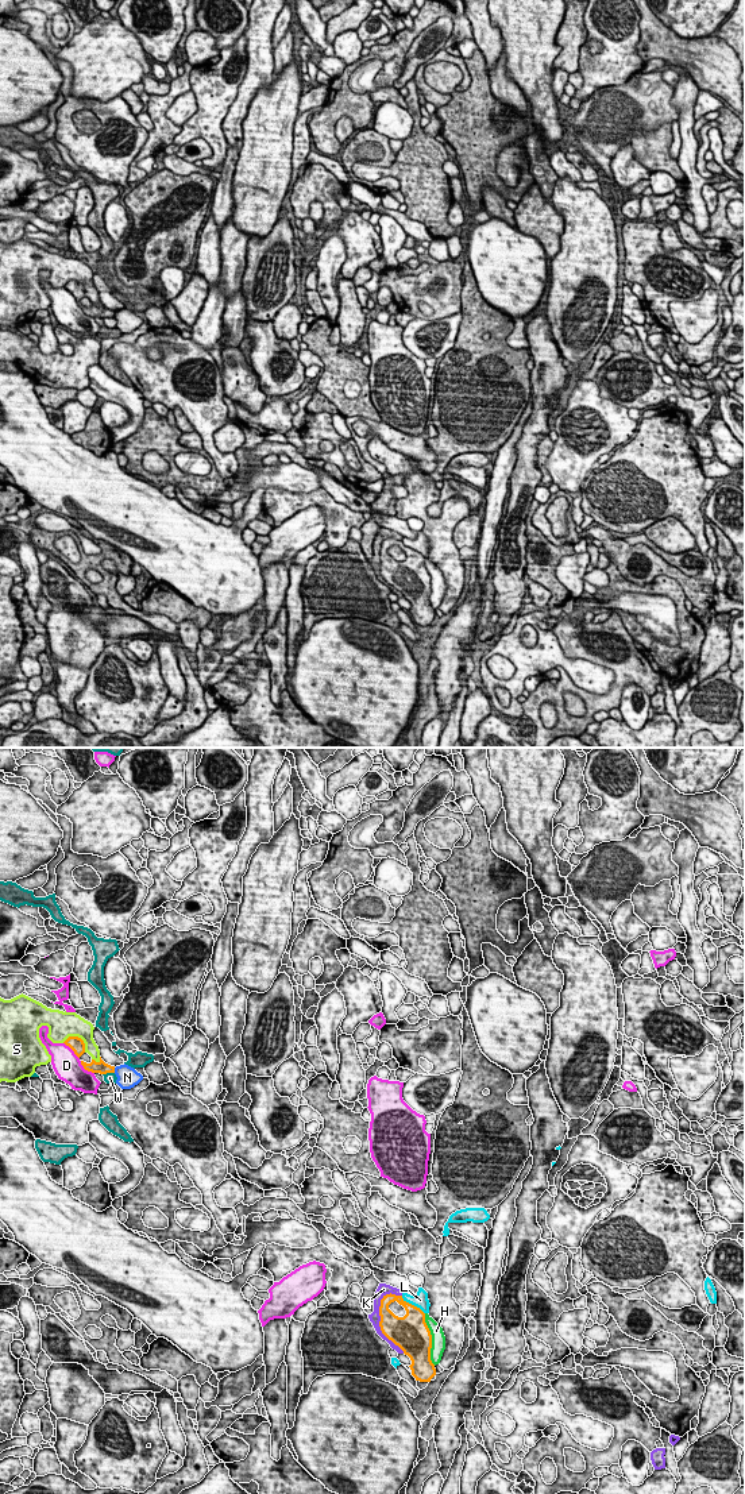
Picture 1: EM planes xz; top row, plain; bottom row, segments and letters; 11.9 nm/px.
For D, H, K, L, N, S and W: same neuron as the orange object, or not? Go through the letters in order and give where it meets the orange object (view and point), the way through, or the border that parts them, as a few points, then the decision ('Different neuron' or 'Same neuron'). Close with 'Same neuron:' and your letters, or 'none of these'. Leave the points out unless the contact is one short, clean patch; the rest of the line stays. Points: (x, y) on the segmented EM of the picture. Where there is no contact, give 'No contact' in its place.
D: Touches orange at xz (85, 1069). Different neuron
H: Touches orange at xz (431, 1339). Different neuron
K: Touches orange at xz (379, 1323). Different neuron
L: Touches orange at xz (413, 1305). Different neuron
N: Touches orange at xz (114, 1070). Boundary: xz (114, 1068), (115, 1072). Different neuron
S: Touches orange at xz (77, 1037). Different neuron
W: Touches orange at xz (108, 1072). Different neuron
Same neuron: none of these

